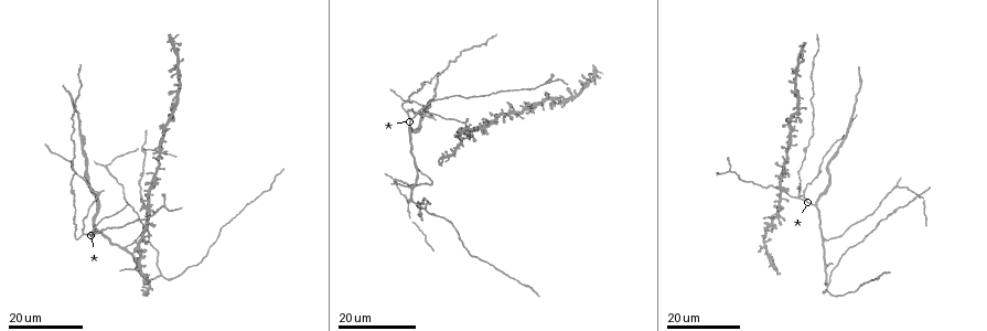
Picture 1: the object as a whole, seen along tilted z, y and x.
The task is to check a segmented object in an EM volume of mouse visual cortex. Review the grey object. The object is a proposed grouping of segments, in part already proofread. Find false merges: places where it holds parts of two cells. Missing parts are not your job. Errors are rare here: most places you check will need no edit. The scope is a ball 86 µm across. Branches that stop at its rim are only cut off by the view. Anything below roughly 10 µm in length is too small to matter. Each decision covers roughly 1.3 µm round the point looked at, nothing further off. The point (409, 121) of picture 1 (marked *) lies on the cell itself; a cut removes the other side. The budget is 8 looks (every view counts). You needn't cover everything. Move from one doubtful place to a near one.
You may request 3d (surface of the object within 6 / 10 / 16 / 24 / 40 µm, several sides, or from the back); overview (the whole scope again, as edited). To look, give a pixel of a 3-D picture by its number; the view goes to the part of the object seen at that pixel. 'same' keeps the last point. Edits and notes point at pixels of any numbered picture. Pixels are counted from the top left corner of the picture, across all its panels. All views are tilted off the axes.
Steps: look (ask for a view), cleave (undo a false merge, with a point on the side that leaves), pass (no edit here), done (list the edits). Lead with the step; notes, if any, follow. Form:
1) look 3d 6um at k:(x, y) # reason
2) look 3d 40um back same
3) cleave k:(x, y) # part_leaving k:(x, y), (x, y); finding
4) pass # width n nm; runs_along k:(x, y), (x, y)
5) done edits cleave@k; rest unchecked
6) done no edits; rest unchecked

look 3d 16um at 1:(409, 111) # branch point

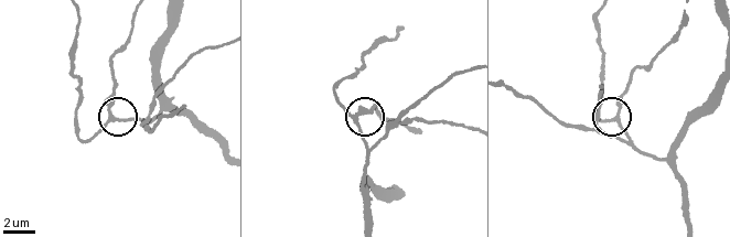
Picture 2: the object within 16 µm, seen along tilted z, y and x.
look 3d 10um at 2:(615, 114) # closer look

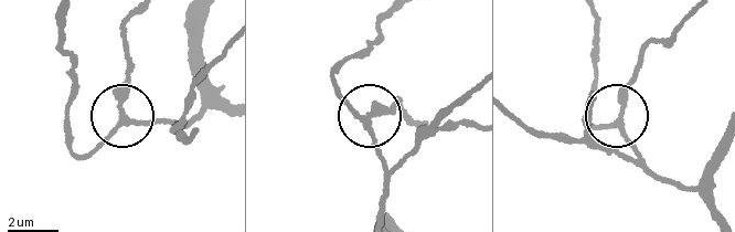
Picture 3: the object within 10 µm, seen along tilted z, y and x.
pass # width 210 nm; runs_along 3:(382, 181), (371, 122), (382, 108), (396, 109); continuous, no second cell

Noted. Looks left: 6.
look 3d 16um at 1:(815, 206) # a fork

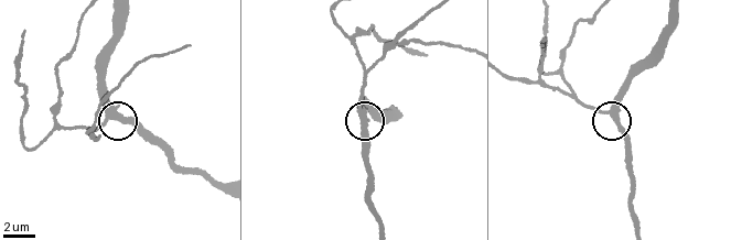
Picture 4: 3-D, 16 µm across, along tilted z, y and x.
look 3d 10um at 4:(116, 115)

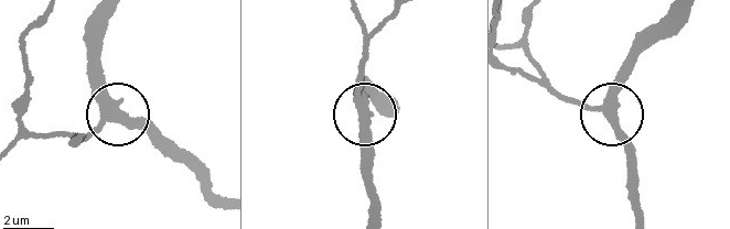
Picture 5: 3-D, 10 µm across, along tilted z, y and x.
look 3d 6um at 5:(366, 116)

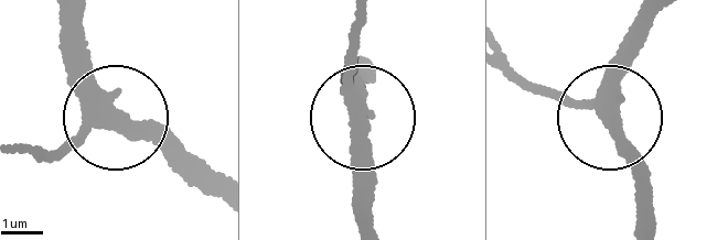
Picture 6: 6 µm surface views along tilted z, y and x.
pass # runs_along 6:(514, 75), (614, 113), (645, 13); continuous, no second cell

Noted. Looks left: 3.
look 3d 24um at 1:(822, 240) # arms part here

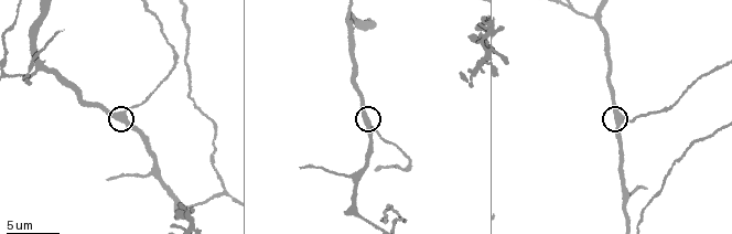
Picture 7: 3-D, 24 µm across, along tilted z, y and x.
look 3d 10um at 7:(123, 115)

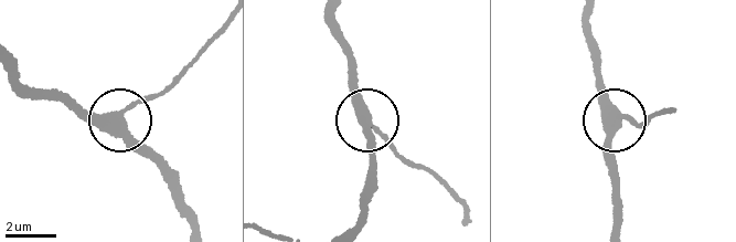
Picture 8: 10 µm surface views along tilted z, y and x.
pass # arms 3; continuous, no second cell

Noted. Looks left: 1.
look 3d 6um at 7:(365, 169) # thick turns thin

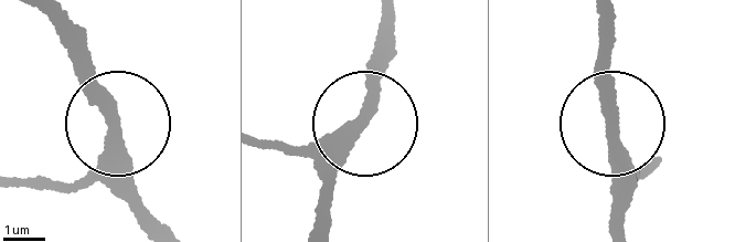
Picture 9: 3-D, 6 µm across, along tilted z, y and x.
pass # runs_along 9:(605, 19), (616, 225); all the same cell

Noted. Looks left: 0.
done no edits; rest unchecked

